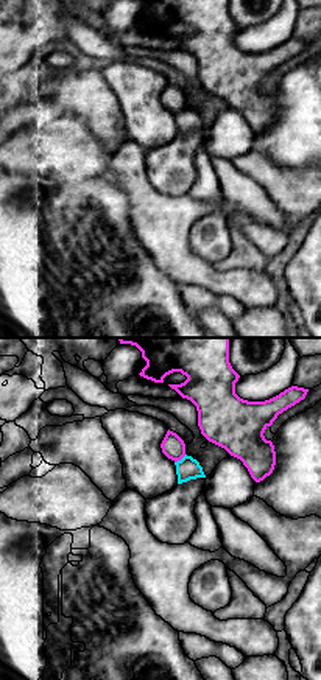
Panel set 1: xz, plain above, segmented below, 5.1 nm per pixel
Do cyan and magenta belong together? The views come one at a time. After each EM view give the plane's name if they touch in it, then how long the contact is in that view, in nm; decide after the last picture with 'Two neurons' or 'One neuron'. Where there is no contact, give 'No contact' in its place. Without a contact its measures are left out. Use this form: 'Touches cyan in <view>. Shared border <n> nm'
Touches cyan in xz. Shared border 80 nm

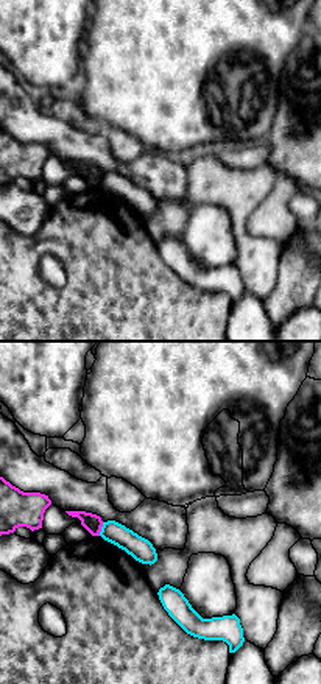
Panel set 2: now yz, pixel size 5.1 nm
Touches cyan in yz. Shared border 80 nm

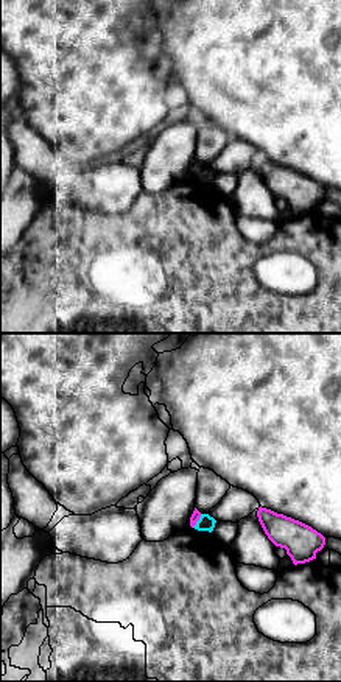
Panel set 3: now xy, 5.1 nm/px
Touches cyan in xy. Shared border 90 nm

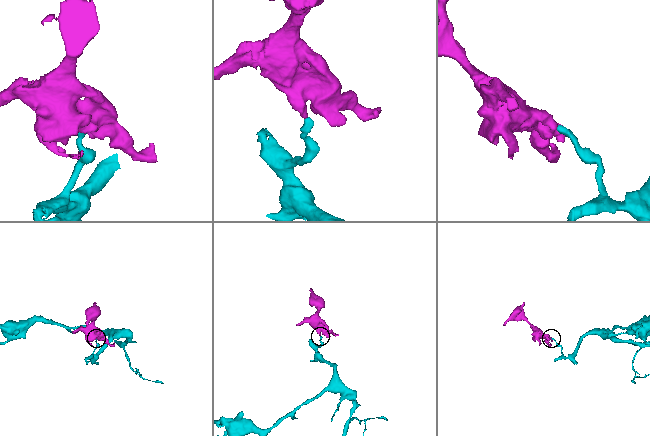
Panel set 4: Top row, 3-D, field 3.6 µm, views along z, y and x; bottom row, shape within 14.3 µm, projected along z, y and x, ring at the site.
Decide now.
Two neurons

